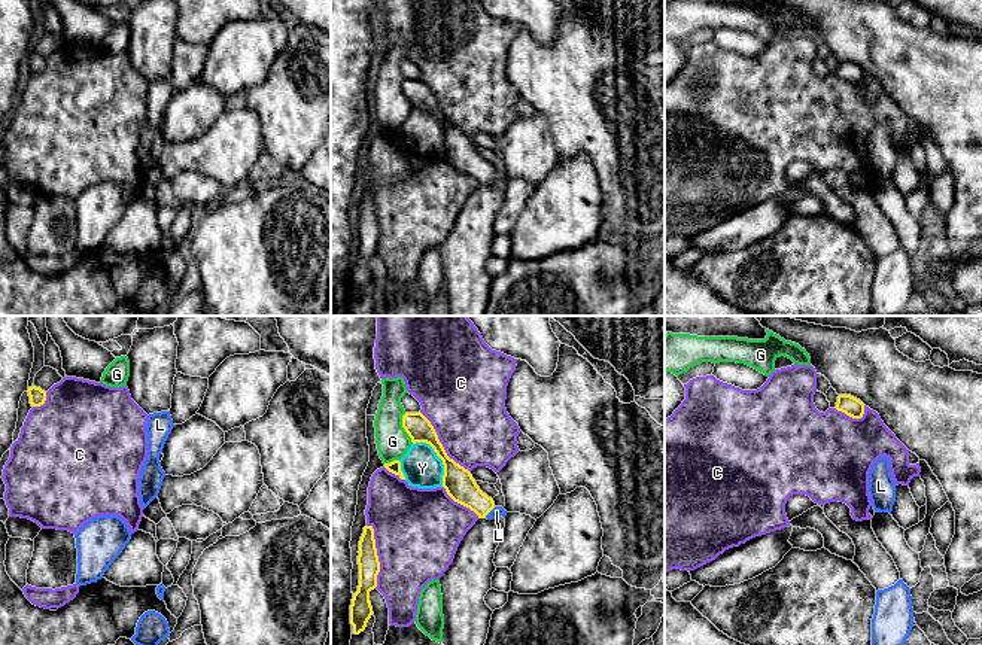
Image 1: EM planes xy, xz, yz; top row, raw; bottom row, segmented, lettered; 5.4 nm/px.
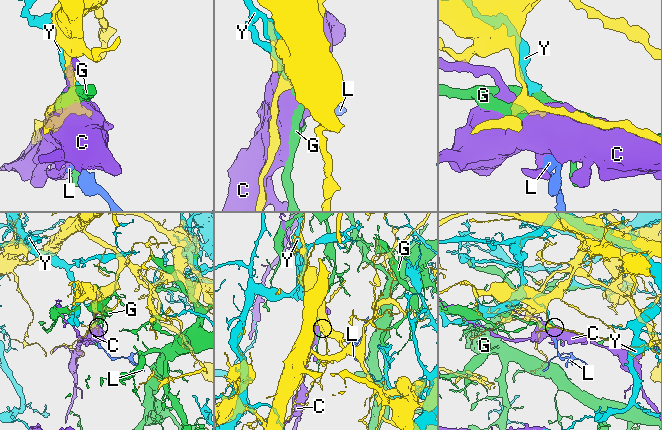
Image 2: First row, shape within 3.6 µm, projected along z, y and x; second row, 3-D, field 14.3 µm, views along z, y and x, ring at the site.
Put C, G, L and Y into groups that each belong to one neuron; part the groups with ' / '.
C / G / L / Y

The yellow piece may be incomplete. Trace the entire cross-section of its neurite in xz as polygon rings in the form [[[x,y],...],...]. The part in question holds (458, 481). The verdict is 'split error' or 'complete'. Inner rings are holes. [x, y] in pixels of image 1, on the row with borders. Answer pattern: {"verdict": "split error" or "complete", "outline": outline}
{"verdict": "split error", "outline": [[[420,411],[405,413],[402,416],[402,428],[413,444],[429,444],[443,460],[443,487],[454,502],[474,511],[478,518],[493,520],[498,515],[505,518],[507,511],[502,506],[496,506],[493,499],[480,490],[471,472],[447,456],[434,426]]]}

